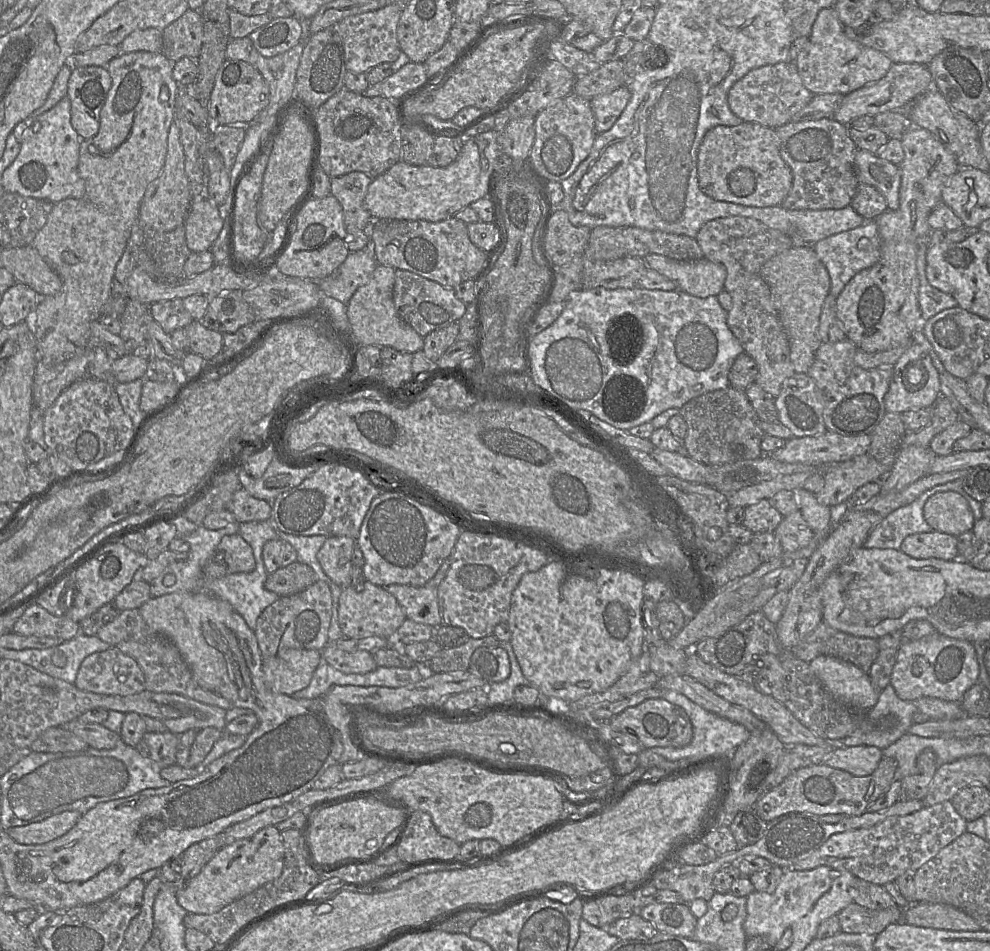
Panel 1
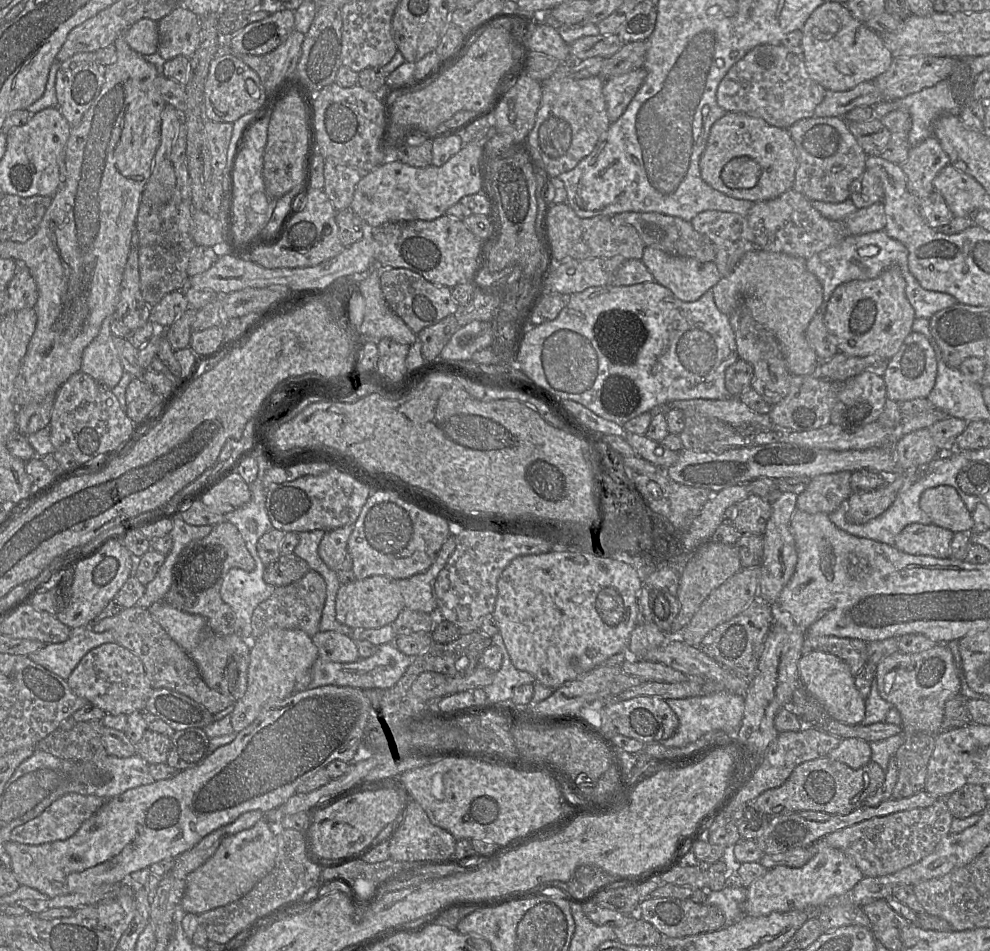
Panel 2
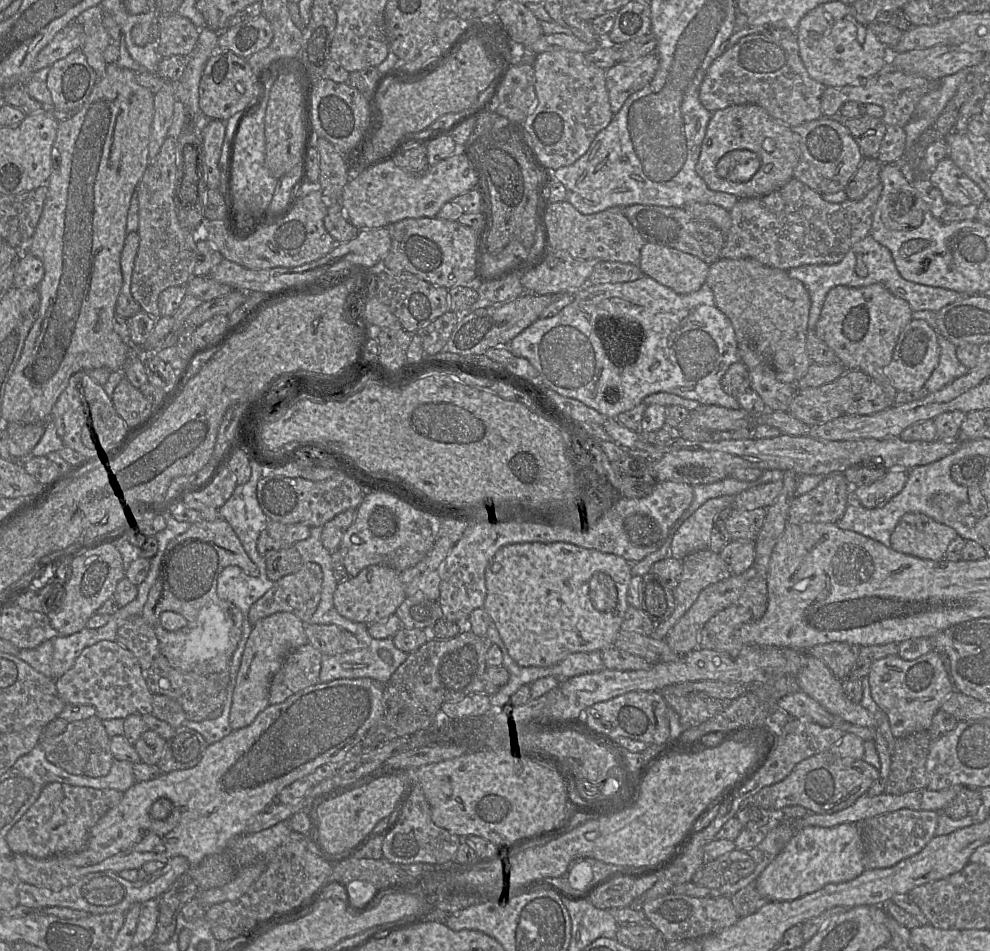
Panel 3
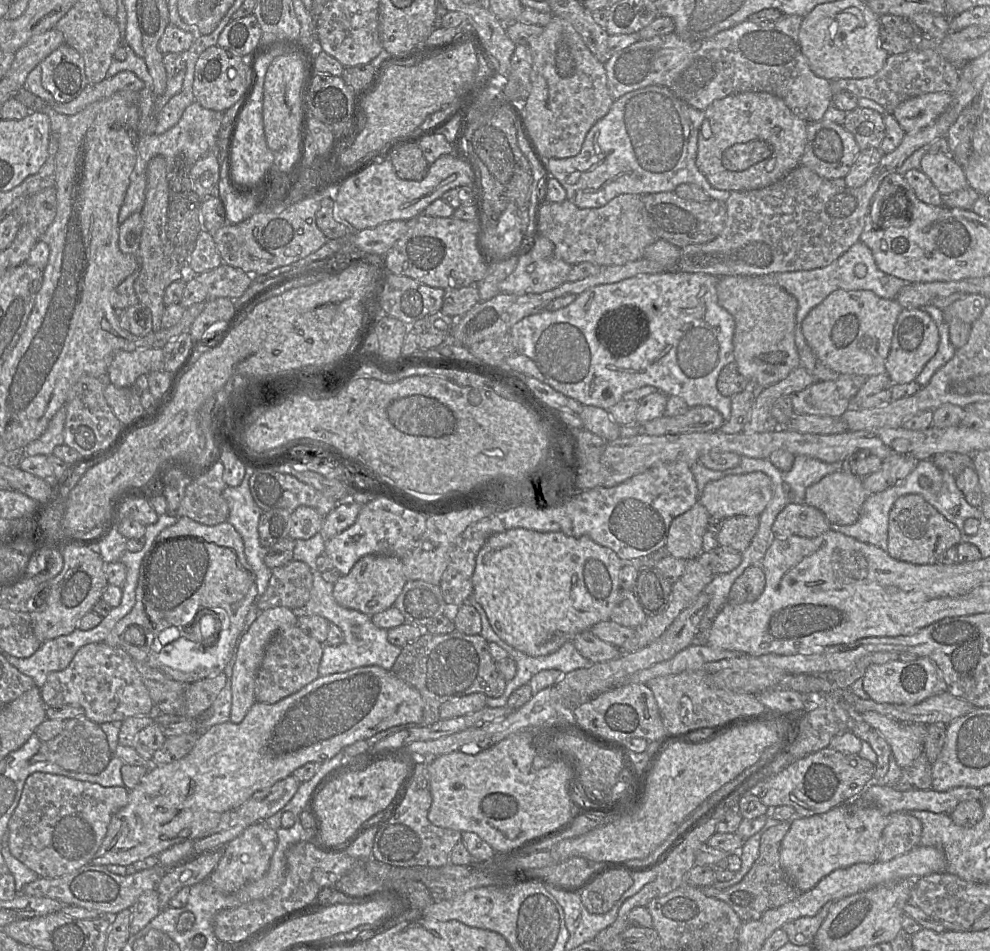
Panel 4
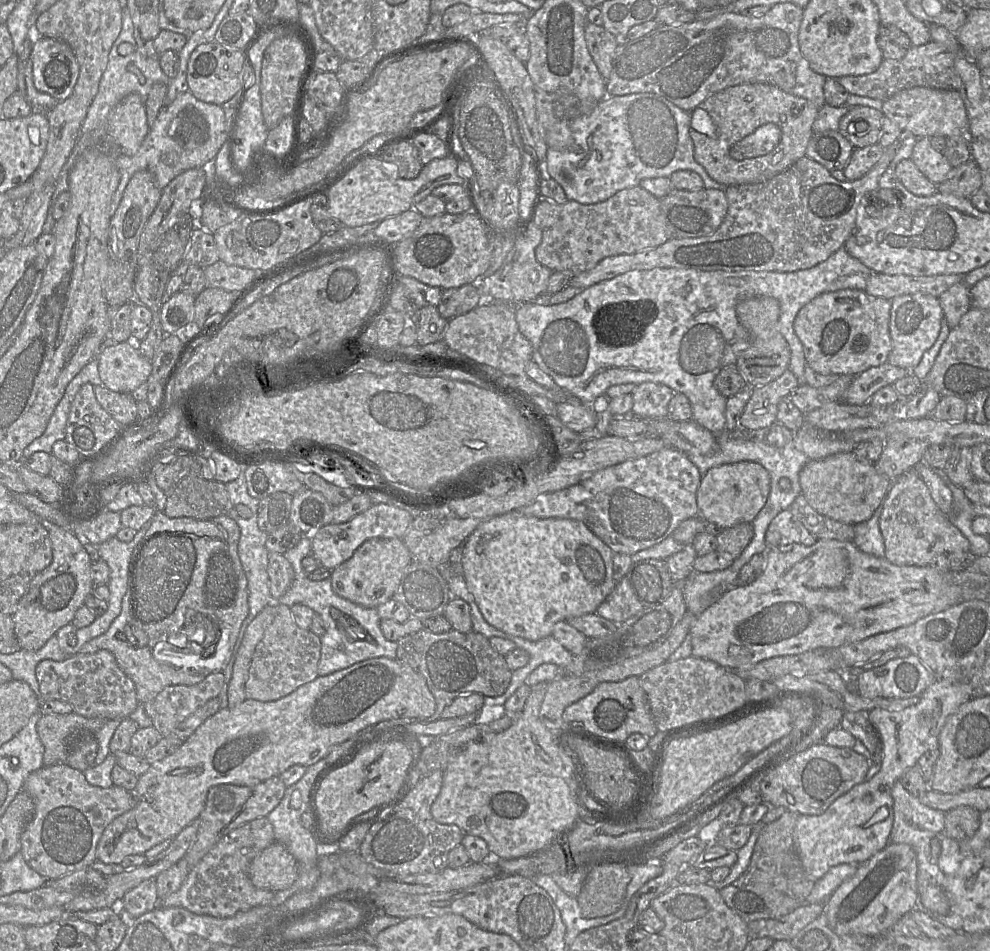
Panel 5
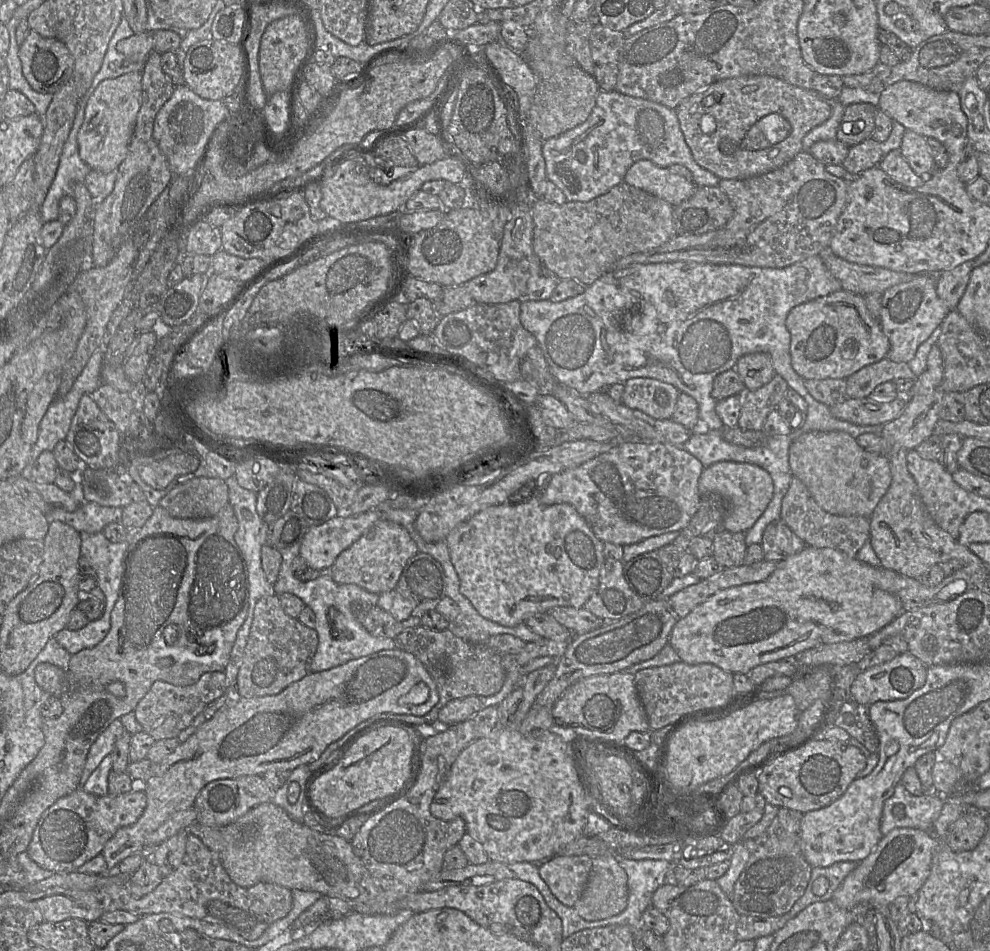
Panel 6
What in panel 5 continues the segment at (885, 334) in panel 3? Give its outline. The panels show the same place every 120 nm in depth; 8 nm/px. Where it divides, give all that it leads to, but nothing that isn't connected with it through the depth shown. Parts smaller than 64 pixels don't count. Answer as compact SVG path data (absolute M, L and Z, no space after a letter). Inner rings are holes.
M843 289L815 297L799 310L793 325L804 348L806 365L822 374L857 376L869 368L884 364L892 350L890 311L891 301L870 296L864 290Z

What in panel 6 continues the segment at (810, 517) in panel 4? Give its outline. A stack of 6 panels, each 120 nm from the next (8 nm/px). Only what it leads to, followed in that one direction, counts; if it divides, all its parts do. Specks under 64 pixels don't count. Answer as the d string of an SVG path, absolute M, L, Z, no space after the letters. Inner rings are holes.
M781 519L770 522L766 526L760 545L763 550L763 559L775 562L782 561L806 547L804 541Z

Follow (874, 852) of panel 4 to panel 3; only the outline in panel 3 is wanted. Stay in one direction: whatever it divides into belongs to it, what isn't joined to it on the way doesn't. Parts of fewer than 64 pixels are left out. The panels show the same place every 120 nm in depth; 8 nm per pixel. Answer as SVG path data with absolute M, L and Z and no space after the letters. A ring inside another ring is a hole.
M855 823L831 828L807 826L798 831L755 880L758 892L770 902L792 901L830 883L851 881L864 871L864 842Z

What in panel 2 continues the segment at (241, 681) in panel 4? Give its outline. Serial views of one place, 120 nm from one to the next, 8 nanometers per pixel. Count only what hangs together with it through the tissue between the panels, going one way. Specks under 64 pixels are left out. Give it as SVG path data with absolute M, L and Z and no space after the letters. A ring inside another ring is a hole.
M274 628L266 631L262 636L250 642L250 661L247 671L247 689L242 698L235 701L230 716L231 725L235 733L239 733L249 726L258 716L269 700L283 700L295 692L295 684L312 668L319 657L318 649L312 637L299 629Z

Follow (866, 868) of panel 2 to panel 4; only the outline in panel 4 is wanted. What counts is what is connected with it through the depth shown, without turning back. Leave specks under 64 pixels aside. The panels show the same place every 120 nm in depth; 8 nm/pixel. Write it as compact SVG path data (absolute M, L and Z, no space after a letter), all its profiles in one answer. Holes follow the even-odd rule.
M907 812L889 815L888 823L882 832L878 861L888 862L907 853L920 844L922 824L919 819Z

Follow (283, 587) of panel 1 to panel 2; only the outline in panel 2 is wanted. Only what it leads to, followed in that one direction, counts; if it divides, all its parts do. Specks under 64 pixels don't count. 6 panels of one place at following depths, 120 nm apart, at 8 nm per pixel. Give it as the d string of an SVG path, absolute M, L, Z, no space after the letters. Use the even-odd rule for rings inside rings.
M294 553L280 555L266 566L263 579L269 585L281 587L301 579L309 570L308 563Z

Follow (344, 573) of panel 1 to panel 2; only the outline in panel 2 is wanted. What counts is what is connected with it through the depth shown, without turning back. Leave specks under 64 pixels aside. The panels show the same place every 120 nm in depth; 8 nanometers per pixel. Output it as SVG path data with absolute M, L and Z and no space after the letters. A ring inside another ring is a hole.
M345 525L325 531L318 546L318 553L324 563L334 571L341 570L341 563L347 551L348 539L353 531L353 525Z

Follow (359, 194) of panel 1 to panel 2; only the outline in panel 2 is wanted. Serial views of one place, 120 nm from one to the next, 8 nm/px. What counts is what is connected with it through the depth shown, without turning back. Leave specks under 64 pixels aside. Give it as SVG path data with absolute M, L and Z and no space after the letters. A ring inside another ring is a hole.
M333 157L325 158L323 191L337 211L350 208L361 178L362 173L356 168L340 163Z

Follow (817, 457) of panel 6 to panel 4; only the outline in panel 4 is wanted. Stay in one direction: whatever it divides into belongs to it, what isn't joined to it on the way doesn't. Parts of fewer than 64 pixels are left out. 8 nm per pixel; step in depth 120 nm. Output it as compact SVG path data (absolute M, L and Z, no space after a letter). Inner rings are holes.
M839 470L809 486L804 503L820 510L831 525L852 525L868 496L862 478Z

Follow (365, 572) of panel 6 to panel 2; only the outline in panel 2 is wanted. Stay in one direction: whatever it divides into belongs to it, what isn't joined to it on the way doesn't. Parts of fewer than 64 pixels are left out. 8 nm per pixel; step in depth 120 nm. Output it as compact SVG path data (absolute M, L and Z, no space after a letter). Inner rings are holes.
M380 575L341 585L336 595L336 619L353 630L377 629L393 624L404 608L404 599L396 580Z

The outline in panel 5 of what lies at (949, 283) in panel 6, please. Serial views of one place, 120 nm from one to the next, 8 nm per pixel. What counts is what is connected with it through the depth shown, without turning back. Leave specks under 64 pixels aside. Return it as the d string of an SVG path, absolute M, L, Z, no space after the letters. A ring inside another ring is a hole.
M964 281L952 285L938 297L944 319L950 329L955 328L962 316L970 310L970 288Z

